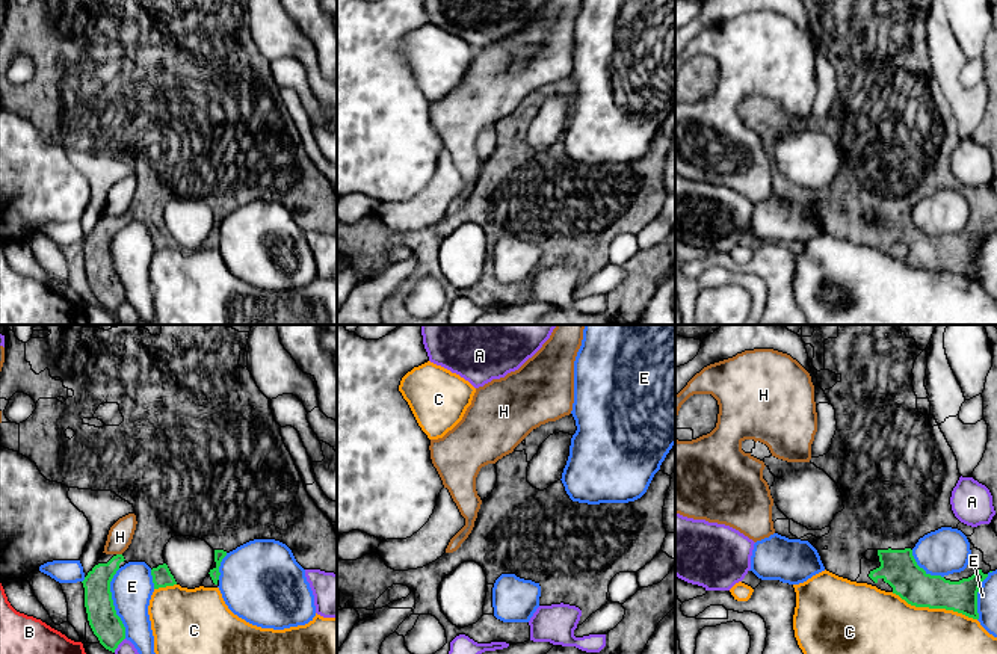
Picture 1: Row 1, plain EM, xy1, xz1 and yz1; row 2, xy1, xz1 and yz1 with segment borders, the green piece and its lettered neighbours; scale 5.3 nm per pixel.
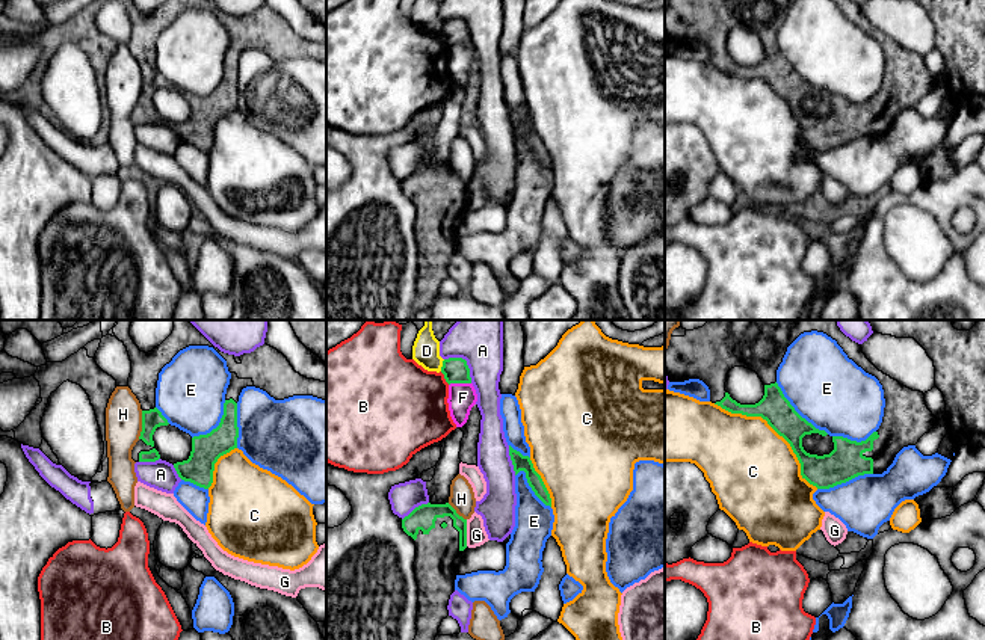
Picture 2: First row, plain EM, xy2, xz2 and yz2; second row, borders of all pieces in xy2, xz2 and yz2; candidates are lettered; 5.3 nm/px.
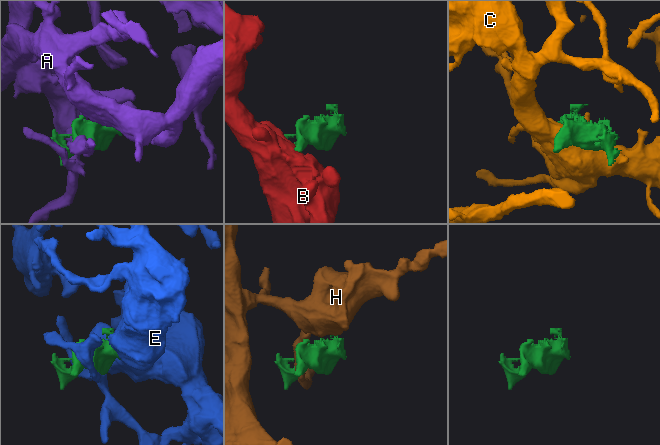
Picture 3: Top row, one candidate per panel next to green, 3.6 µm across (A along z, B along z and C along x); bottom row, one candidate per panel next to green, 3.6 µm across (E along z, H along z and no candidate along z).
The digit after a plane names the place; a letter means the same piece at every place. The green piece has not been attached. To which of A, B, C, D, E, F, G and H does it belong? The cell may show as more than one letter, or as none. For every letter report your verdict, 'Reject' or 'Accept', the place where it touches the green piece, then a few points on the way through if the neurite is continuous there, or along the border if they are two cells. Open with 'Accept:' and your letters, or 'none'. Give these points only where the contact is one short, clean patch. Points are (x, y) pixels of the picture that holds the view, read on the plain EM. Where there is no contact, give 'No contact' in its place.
Accept: none
A: Reject. Touches green at xz2 (466, 23)
B: Reject. Touches green at xz2 (444, 40). Boundary: xz2 (440, 33), (449, 46)
C: Reject. Touches green at yz2 (775, 92)
D: Reject. Touches green at xz2 (443, 27). Boundary: xz2 (444, 21), (440, 32)
E: Reject. Touches green at xy1 (112, 265)
F: Reject. Touches green at xz2 (460, 44). Boundary: xz2 (470, 44), (452, 44), (449, 47)
G: Reject. Touches green at xz2 (466, 195). Boundary: xz2 (466, 181), (467, 207)
H: Reject. Touches green at xy2 (142, 86)

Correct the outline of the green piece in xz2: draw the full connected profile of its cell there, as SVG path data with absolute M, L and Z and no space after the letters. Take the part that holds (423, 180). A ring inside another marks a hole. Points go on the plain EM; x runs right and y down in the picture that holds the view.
M421 166L402 181L403 193L415 205L415 243L418 248L417 297L414 314L432 306L441 284L449 278L449 261L455 254L456 234L453 222L467 210L467 181L449 166Z

